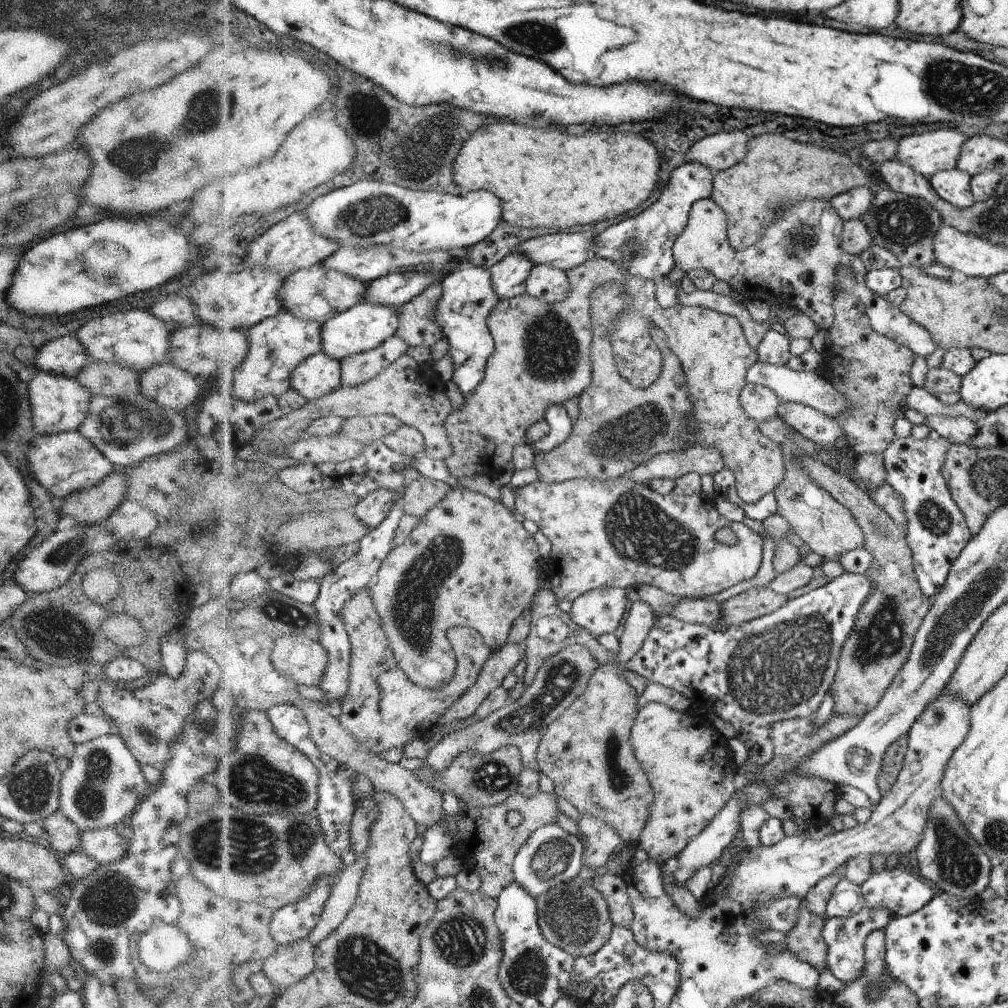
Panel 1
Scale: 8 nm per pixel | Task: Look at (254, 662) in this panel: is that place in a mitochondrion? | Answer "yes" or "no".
no

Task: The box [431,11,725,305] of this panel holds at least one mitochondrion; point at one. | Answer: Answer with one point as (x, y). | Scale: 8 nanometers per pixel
(537, 35)

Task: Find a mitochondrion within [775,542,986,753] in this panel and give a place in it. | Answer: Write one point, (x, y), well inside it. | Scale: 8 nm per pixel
(881, 639)

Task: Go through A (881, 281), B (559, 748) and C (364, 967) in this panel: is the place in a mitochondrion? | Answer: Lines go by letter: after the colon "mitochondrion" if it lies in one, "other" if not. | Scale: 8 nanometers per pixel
A: other
B: other
C: mitochondrion

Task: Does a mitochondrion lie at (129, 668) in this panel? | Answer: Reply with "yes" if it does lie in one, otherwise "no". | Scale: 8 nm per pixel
no

